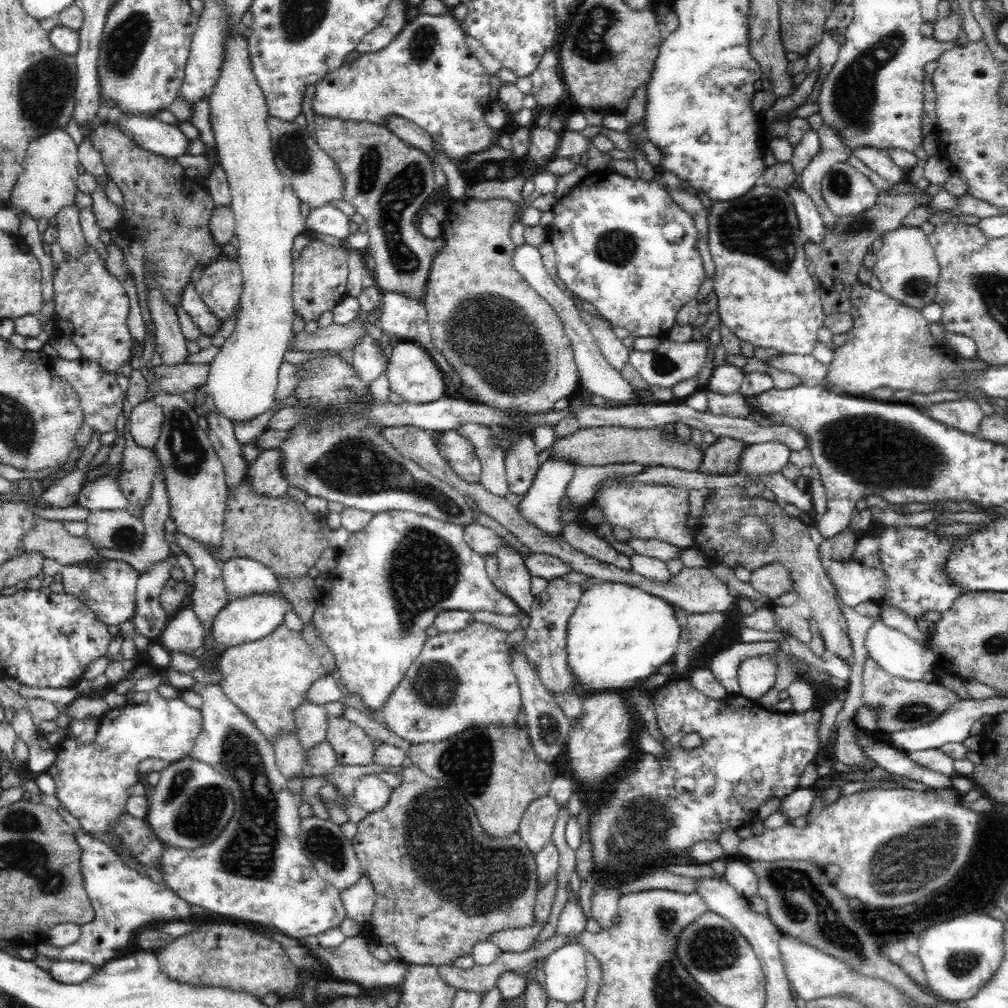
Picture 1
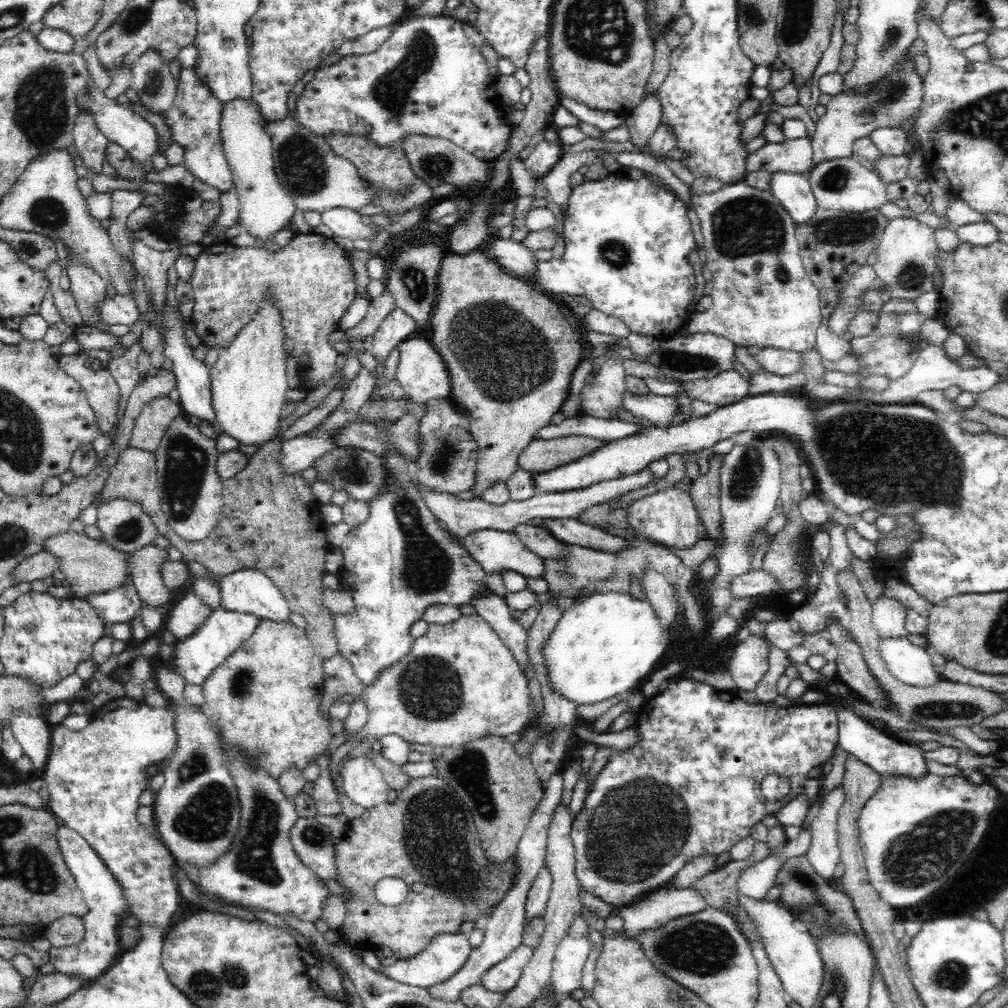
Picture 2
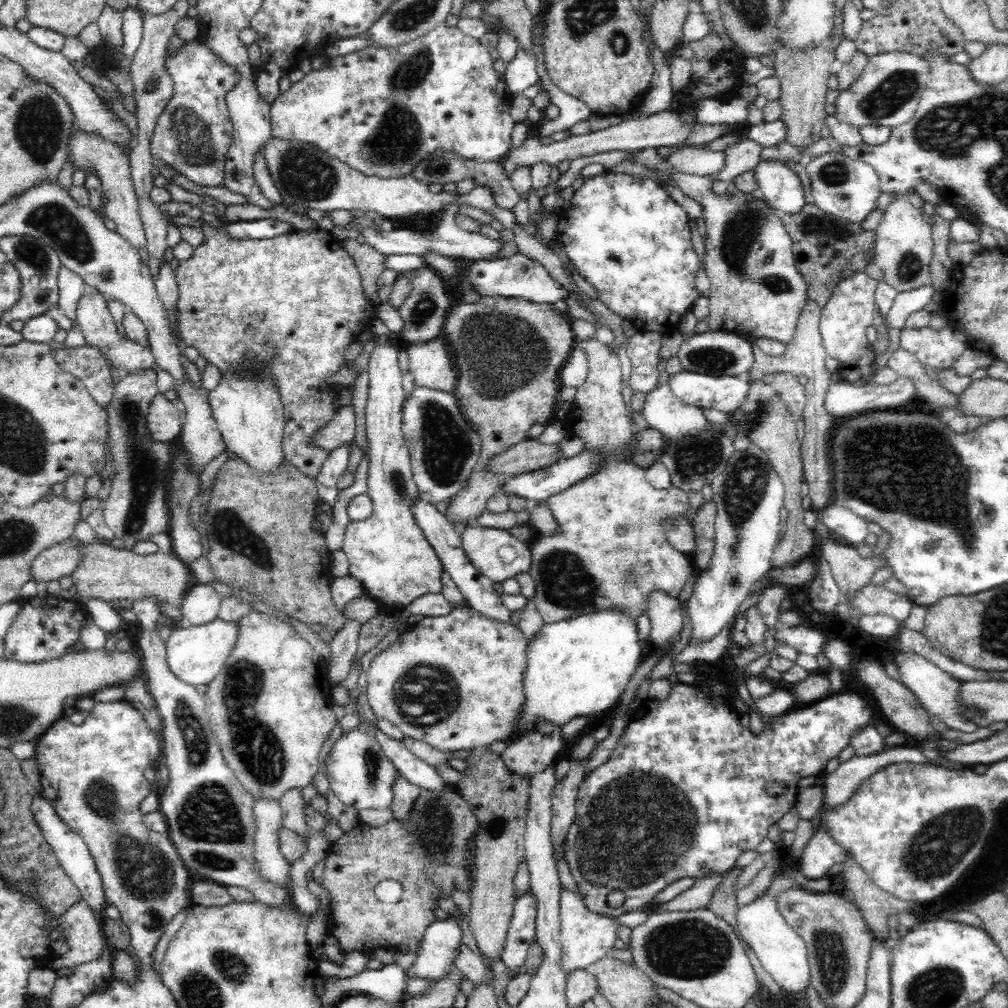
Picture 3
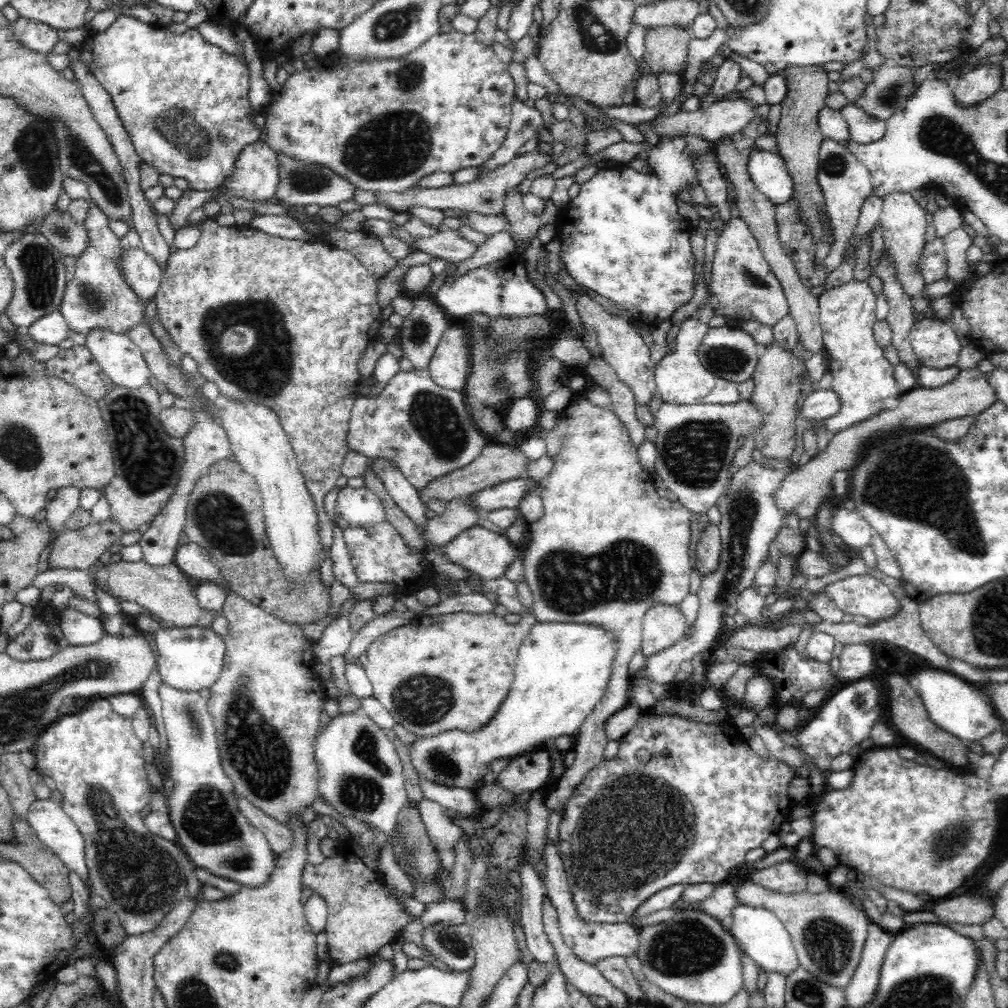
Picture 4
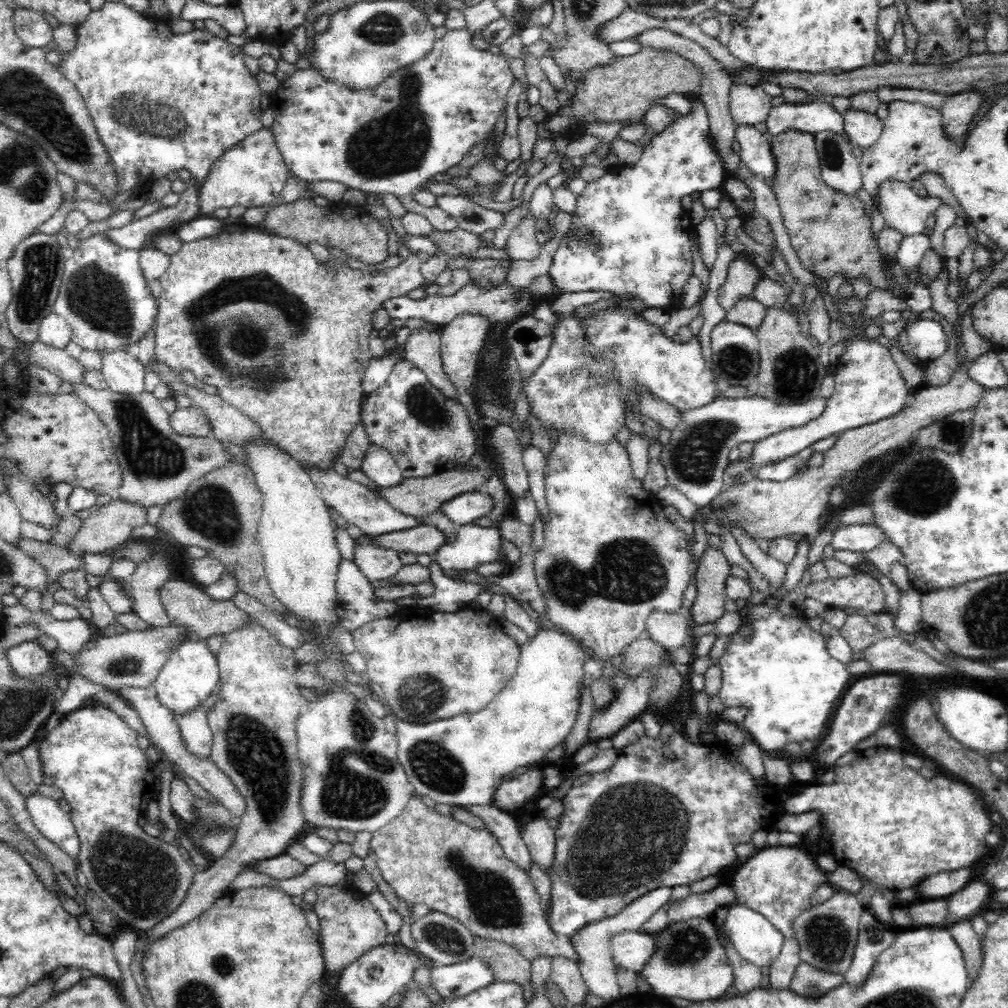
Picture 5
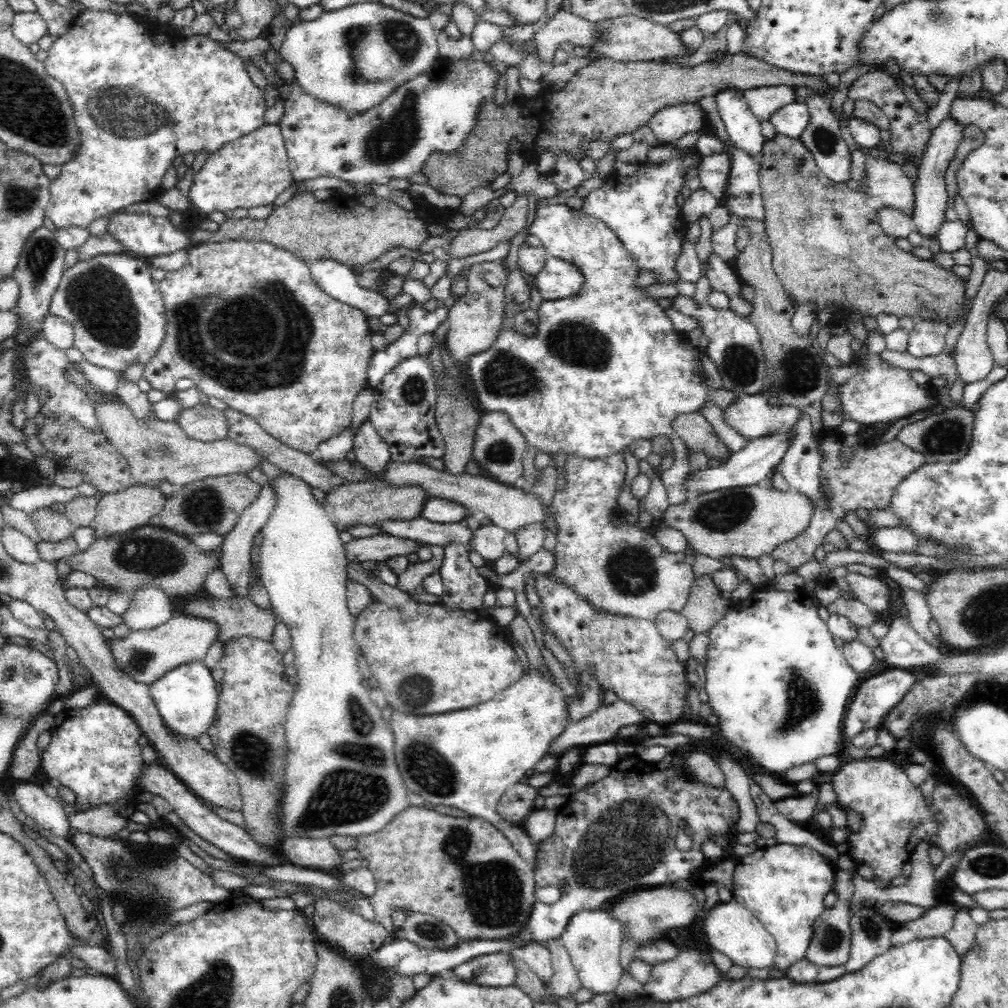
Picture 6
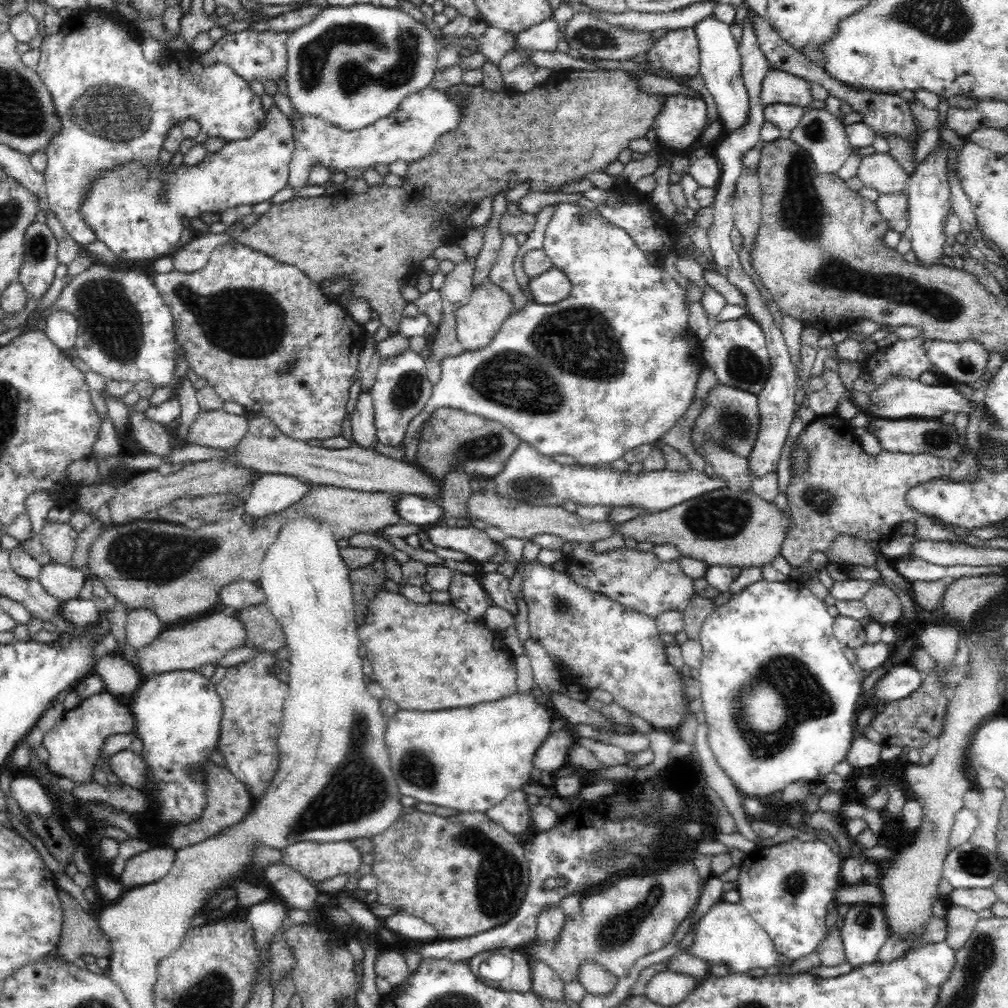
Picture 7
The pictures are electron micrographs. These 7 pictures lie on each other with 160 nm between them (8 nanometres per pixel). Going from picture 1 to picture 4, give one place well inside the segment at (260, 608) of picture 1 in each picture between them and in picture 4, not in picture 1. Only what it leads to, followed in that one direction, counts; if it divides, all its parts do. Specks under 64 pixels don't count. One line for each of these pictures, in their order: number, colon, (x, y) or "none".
2: (195, 657)
3: (195, 653)
4: (190, 659)

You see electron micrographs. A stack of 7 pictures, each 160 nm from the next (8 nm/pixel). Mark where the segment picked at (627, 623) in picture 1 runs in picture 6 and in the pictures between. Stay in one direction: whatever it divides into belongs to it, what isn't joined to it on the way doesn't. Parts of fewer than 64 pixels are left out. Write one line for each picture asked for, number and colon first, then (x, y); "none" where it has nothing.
2: (607, 644)
3: (578, 667)
4: (562, 669)
5: (461, 762)
6: (468, 759)

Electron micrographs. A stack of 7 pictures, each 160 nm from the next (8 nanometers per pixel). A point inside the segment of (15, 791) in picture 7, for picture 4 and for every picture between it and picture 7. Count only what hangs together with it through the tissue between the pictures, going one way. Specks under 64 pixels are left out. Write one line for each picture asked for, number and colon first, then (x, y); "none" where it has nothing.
4: (54, 828)
5: (56, 825)
6: (49, 814)

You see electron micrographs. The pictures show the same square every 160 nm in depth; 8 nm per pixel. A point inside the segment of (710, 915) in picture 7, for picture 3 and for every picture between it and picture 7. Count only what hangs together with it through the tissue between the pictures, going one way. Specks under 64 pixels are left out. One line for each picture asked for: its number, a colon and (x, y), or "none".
3: (780, 950)
4: (761, 935)
5: (755, 939)
6: (728, 928)

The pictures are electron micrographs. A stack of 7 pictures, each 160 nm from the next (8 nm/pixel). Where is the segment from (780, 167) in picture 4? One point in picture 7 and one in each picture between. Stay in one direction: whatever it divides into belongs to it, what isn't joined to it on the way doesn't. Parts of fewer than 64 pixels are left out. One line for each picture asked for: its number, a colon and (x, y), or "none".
5: (755, 151)
6: (743, 128)
7: (720, 63)

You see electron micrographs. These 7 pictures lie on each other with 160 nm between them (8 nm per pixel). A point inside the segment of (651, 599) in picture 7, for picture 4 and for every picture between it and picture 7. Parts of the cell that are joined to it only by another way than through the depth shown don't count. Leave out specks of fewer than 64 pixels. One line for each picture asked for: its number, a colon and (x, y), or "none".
4: (607, 547)
5: (611, 558)
6: (622, 570)

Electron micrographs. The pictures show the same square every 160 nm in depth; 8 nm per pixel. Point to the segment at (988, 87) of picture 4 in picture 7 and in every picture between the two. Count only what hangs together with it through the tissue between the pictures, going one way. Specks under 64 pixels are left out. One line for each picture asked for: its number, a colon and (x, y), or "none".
5: (956, 115)
6: (931, 197)
7: (929, 194)

